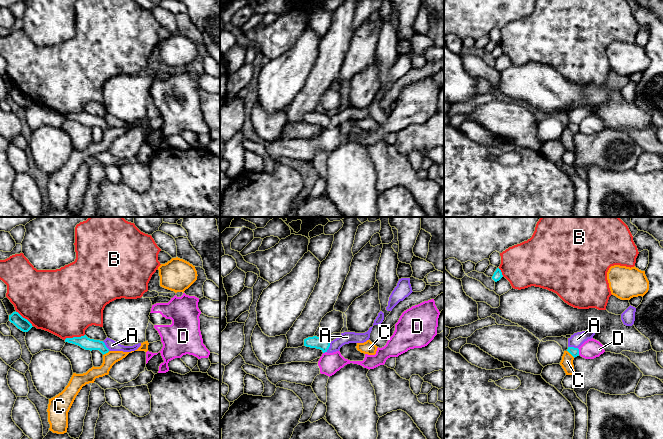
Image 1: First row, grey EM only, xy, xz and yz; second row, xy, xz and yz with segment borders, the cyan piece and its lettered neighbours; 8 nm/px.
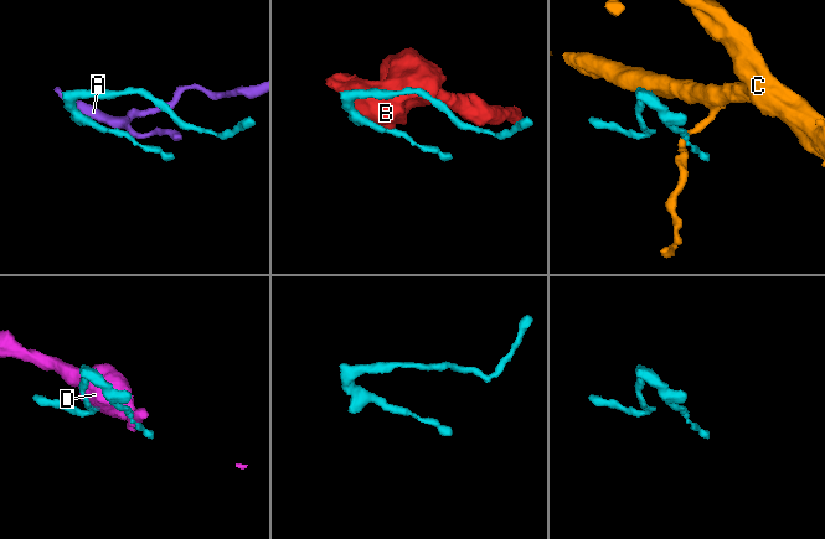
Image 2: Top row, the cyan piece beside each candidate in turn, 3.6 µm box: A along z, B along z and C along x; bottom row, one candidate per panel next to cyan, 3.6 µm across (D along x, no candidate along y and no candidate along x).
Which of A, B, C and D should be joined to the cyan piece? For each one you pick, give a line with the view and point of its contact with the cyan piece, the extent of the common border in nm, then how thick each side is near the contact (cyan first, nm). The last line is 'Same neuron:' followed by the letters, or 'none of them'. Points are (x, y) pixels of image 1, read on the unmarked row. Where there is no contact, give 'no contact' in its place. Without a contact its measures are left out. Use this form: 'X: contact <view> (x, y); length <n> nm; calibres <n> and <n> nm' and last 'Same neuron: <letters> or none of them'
Same neuron: none of them

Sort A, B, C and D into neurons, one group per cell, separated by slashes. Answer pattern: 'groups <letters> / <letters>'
groups A / B / C / D

